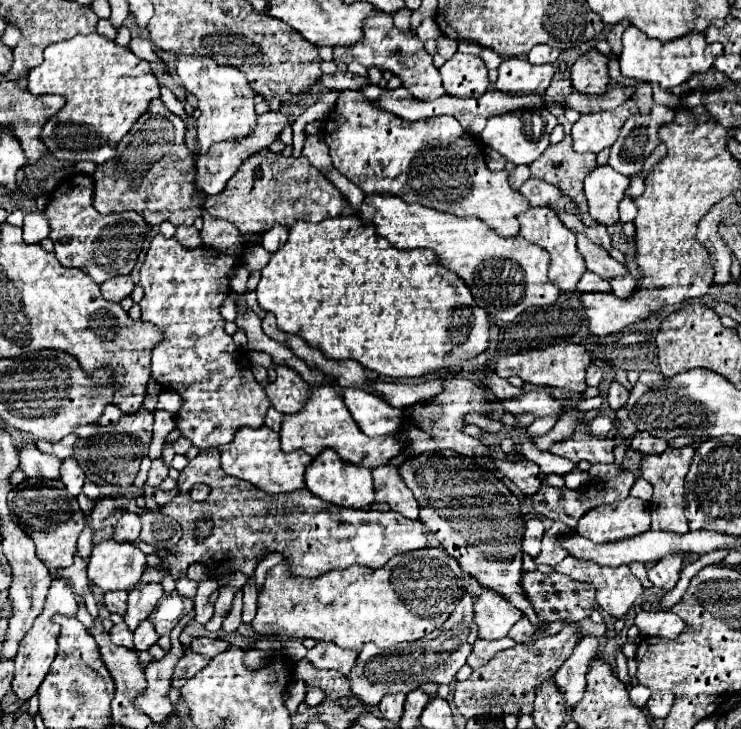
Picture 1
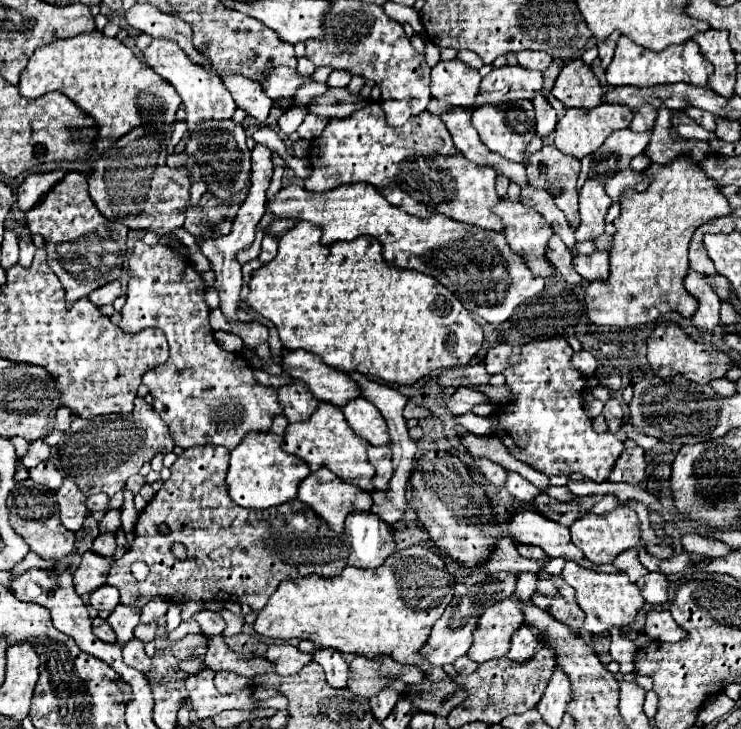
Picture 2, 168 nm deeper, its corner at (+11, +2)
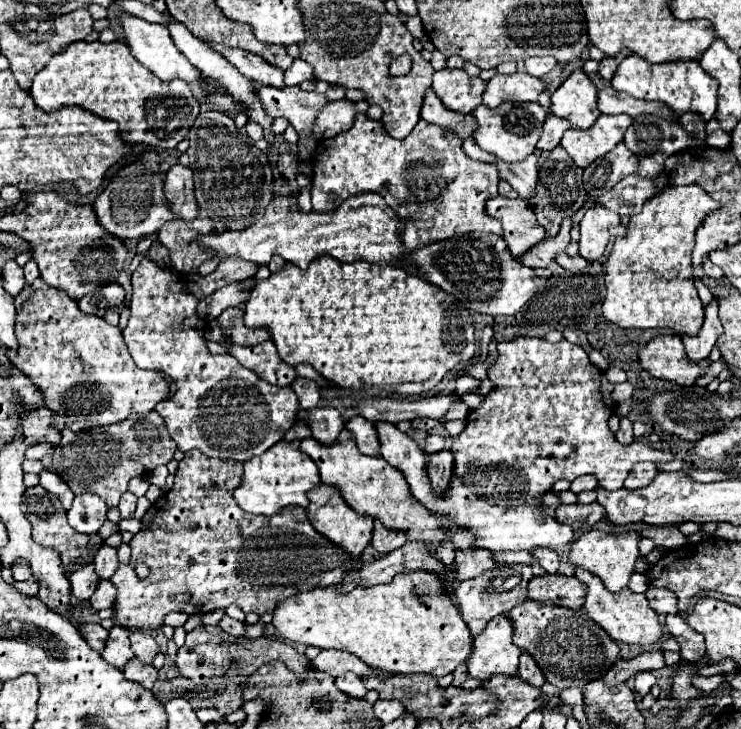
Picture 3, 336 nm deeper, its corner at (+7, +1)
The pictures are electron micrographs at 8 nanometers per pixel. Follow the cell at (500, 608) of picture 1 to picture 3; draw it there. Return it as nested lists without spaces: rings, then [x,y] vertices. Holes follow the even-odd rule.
[[[505,615],[491,619],[473,643],[473,655],[467,661],[469,675],[477,681],[487,681],[493,675],[515,677],[519,671],[521,649],[513,645],[513,625]]]

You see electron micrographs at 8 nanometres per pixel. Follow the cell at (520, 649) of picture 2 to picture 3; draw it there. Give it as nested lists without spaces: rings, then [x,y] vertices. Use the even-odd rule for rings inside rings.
[[[521,653],[521,665],[519,665],[519,677],[533,685],[533,687],[543,687],[545,677],[541,673],[541,669],[537,667],[537,663],[533,661],[533,657],[529,653]]]

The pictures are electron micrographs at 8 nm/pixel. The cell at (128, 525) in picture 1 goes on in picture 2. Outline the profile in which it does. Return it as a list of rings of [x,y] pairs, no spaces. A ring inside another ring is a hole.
[[[103,532],[95,538],[93,542],[93,552],[105,556],[105,558],[113,558],[113,552],[117,548],[117,542],[115,542],[115,532]]]

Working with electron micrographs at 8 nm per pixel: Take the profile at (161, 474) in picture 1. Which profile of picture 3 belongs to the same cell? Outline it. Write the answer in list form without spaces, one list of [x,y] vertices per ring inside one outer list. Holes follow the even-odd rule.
[[[125,493],[119,501],[119,511],[121,511],[121,519],[131,519],[133,513],[135,513],[135,503],[137,503],[137,497],[131,495],[131,493]]]

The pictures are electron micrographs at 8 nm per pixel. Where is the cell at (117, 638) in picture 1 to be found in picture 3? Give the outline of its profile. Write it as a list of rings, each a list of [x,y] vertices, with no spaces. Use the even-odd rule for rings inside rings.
[[[81,623],[79,625],[79,633],[81,633],[81,637],[85,637],[85,641],[87,641],[87,645],[91,649],[101,651],[105,647],[107,631],[99,623]]]

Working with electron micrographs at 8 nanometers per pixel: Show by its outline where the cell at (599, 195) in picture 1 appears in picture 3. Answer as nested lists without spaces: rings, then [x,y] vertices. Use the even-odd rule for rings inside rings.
[[[597,205],[585,211],[581,221],[581,239],[579,255],[587,261],[599,261],[609,243],[609,227],[619,225],[619,215]]]

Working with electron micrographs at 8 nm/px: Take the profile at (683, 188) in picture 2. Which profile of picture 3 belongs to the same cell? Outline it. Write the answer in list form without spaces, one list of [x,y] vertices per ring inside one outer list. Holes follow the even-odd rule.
[[[667,185],[659,195],[651,197],[639,215],[633,215],[627,225],[627,235],[617,237],[611,249],[611,255],[605,263],[605,287],[607,297],[603,303],[603,315],[607,321],[623,327],[623,329],[653,329],[667,327],[681,335],[697,335],[703,325],[703,305],[693,285],[693,267],[691,267],[691,251],[695,243],[695,231],[703,217],[717,207],[699,185],[673,187]]]

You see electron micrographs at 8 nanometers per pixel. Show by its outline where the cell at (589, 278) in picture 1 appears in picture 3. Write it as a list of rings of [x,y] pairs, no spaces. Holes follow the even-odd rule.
[[[571,217],[563,221],[561,233],[557,235],[557,239],[555,237],[545,239],[545,241],[537,243],[533,249],[529,249],[529,253],[525,253],[517,259],[523,261],[523,265],[527,265],[527,267],[547,267],[549,271],[559,271],[555,257],[565,253],[565,249],[569,245],[569,229],[571,229]]]

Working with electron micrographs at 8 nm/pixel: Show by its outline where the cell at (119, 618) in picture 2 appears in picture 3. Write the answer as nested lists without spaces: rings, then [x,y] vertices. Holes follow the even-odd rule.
[[[113,627],[105,641],[105,649],[101,651],[101,657],[117,669],[123,669],[127,661],[133,659],[133,651],[131,651],[127,635],[129,635],[129,629]]]

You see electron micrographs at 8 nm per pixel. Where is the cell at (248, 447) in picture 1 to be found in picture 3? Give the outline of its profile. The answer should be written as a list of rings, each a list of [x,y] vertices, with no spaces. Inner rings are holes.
[[[281,441],[267,449],[263,455],[253,457],[245,463],[243,481],[235,491],[235,499],[243,511],[255,515],[277,515],[287,507],[307,509],[305,493],[317,487],[321,481],[317,465],[311,461],[311,457],[301,453],[299,443],[301,441]]]

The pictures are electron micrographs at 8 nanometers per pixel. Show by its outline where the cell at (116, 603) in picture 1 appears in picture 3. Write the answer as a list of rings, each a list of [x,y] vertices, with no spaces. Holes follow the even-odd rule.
[[[99,581],[93,597],[89,599],[89,603],[93,605],[93,609],[109,609],[113,603],[115,603],[115,585],[111,581]]]

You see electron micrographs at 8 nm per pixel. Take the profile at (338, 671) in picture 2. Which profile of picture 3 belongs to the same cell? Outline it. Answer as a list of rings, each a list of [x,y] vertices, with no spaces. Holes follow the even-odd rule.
[[[343,673],[341,677],[335,679],[335,685],[337,685],[343,693],[347,693],[349,697],[355,697],[355,699],[363,699],[365,693],[367,693],[361,677],[357,677],[355,673]]]

